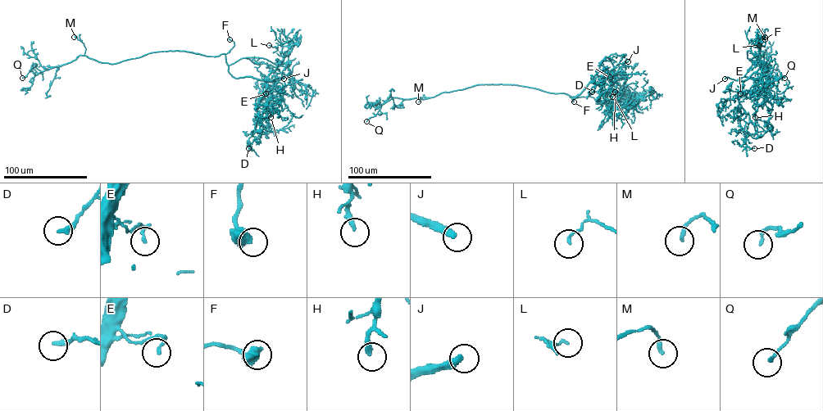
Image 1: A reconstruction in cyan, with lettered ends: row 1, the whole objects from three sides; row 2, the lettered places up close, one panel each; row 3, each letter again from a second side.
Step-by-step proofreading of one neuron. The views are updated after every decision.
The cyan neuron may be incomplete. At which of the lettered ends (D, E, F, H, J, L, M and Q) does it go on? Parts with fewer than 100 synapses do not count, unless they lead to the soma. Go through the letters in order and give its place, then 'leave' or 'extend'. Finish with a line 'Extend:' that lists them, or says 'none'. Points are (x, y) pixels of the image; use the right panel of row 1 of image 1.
D: place (754, 148); leave
E: place (740, 93); leave
F: place (765, 39); leave
H: place (755, 117); leave
J: place (725, 79); extend
L: place (759, 45); leave
M: place (765, 37); leave
Q: place (784, 78); leave
Extend: J

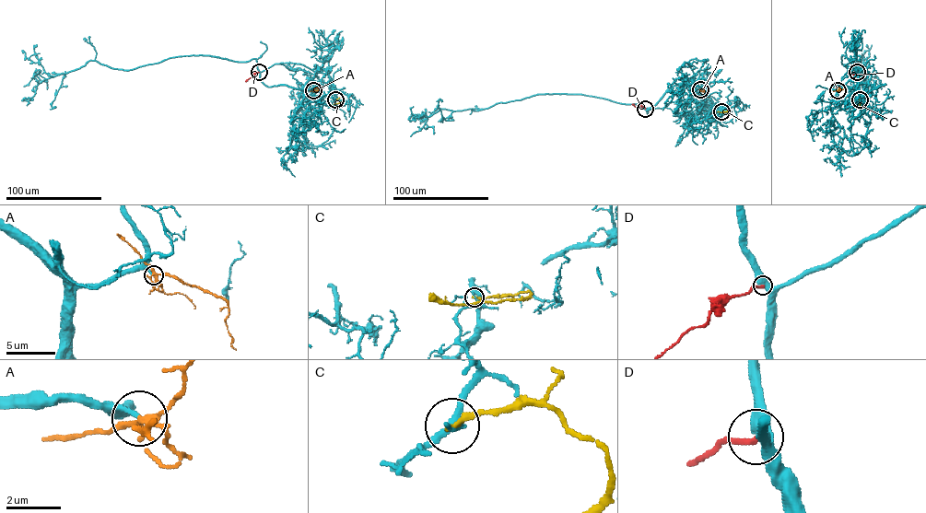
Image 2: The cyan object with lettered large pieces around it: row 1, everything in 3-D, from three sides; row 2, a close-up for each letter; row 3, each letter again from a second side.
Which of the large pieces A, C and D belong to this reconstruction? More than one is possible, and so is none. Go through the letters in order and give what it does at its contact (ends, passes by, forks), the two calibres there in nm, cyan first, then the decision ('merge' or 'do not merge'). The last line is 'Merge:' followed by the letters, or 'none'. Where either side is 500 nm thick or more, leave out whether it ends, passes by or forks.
A: it forks; calibres 170 and 200 nm; merge
C: it ends; calibres 130 and 220 nm; do not merge
D: calibres 500 and 240 nm; do not merge
Merge: A

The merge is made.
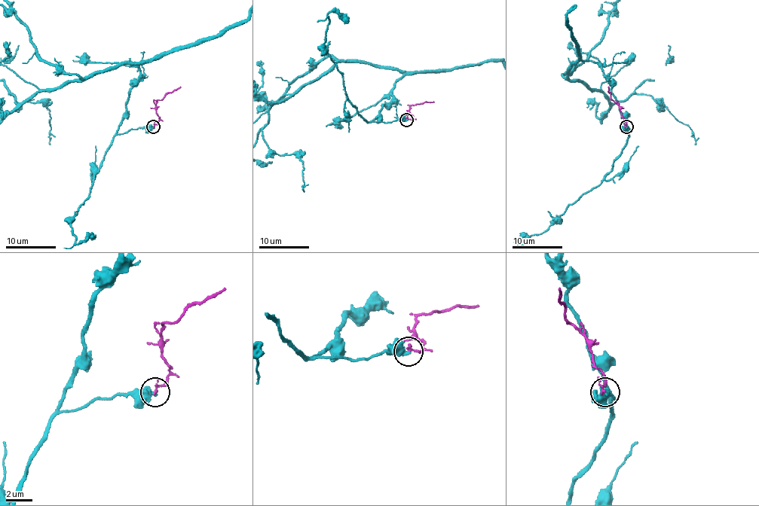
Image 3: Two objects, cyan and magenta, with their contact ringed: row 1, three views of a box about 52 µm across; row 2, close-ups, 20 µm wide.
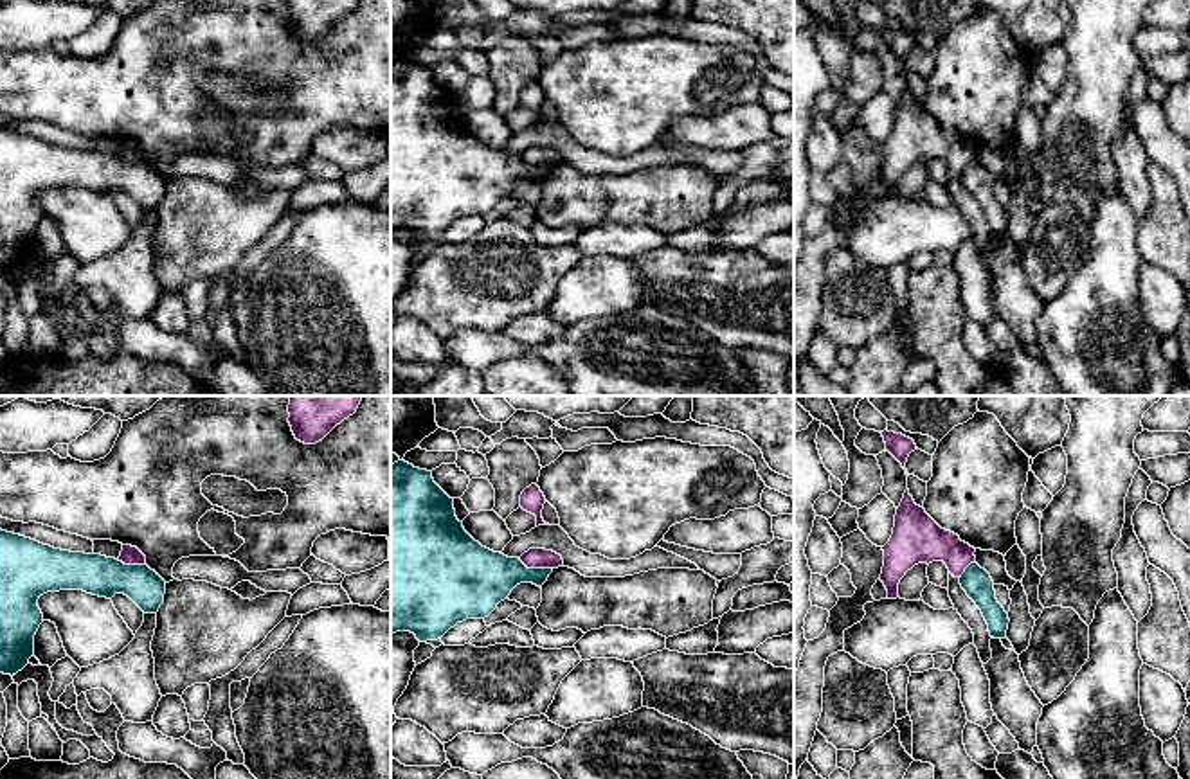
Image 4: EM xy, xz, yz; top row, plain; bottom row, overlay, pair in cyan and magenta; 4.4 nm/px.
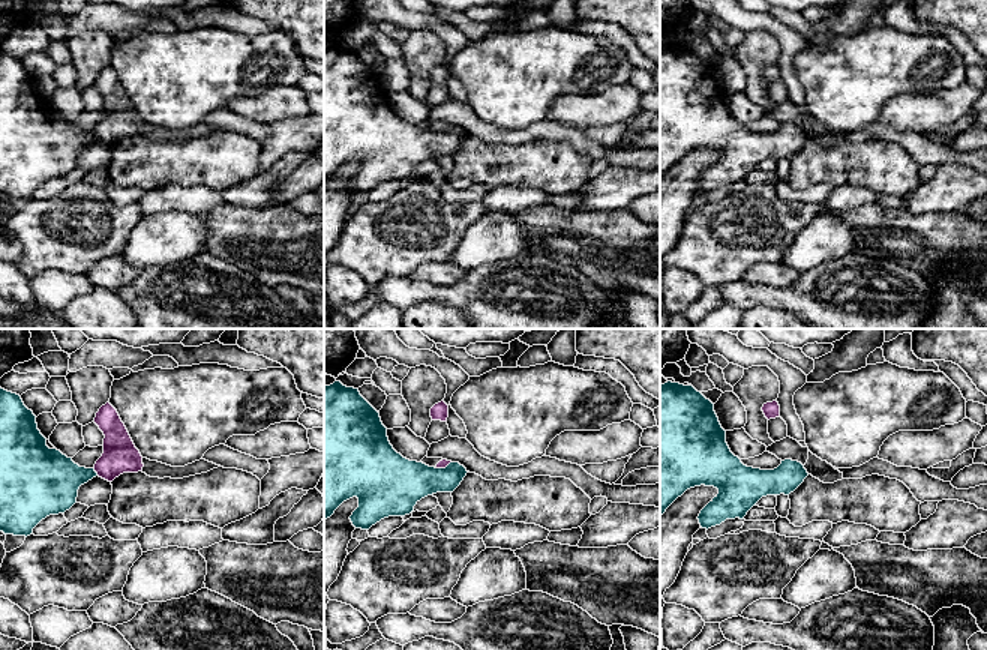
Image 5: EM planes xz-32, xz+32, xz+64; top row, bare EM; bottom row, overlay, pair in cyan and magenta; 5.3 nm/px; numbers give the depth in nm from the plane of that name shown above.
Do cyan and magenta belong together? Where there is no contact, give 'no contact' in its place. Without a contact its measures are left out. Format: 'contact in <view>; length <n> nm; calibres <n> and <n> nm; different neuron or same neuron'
contact in xz; length 160 nm; calibres 260 and 100 nm; different neuron

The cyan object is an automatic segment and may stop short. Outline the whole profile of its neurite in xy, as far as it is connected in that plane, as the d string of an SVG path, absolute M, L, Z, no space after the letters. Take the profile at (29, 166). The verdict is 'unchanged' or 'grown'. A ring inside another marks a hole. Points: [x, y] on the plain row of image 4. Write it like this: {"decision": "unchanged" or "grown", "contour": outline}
{"decision": "unchanged", "contour": "M0 126L0 270L16 272L34 252L34 232L43 219L38 196L47 189L83 187L112 196L128 193L144 210L164 200L166 178L148 162L124 162L115 155L54 146Z"}

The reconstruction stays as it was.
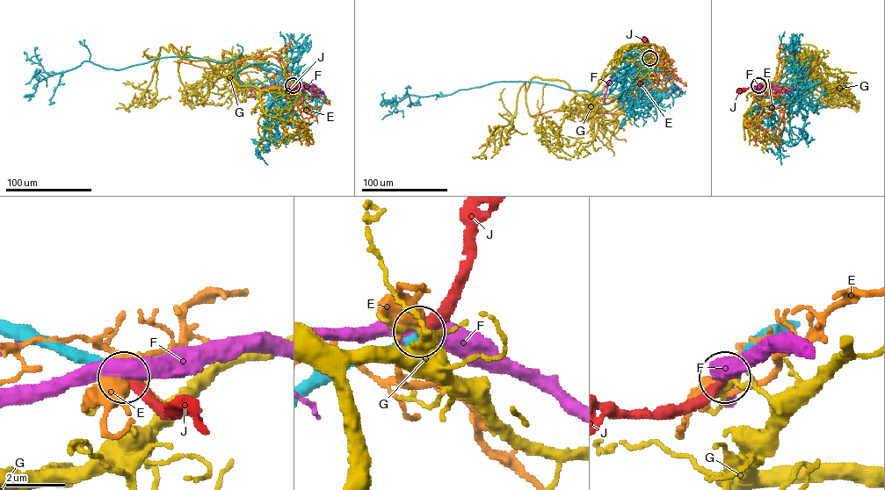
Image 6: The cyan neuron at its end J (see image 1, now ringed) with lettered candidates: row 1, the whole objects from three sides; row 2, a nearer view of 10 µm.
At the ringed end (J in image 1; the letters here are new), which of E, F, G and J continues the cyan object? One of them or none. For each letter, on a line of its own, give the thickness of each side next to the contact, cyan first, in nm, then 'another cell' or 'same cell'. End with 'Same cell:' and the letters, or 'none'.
E: calibres 360 and 480 nm; another cell
F: calibres 400 and 550 nm; another cell
G: calibres 360 and 110 nm; another cell
J: calibres 360 and 320 nm; same cell
Same cell: J

